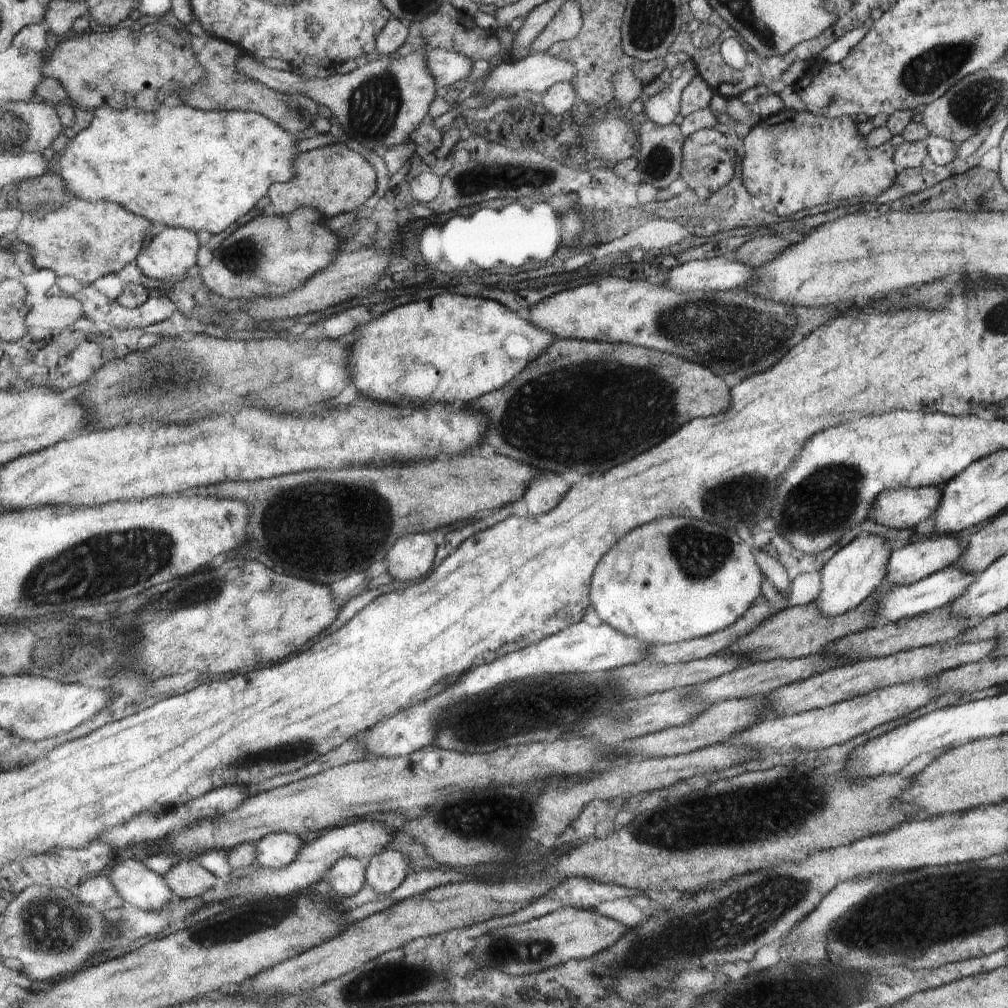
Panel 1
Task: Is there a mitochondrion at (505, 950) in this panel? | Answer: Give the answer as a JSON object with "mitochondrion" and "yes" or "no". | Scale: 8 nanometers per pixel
{"mitochondrion":"yes"}

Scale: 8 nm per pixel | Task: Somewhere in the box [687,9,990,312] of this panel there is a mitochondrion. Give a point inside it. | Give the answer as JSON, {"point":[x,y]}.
{"point":[925,73]}

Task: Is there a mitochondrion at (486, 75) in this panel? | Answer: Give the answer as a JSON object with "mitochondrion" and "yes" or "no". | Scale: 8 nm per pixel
{"mitochondrion":"no"}

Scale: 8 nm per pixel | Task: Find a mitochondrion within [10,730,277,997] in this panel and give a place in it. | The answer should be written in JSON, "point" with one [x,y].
{"point":[51,924]}

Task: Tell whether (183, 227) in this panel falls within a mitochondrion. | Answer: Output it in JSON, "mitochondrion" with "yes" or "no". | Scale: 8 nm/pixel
{"mitochondrion":"no"}

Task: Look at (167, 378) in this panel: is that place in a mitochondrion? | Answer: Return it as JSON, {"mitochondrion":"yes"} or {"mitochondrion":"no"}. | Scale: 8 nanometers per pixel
{"mitochondrion":"yes"}

